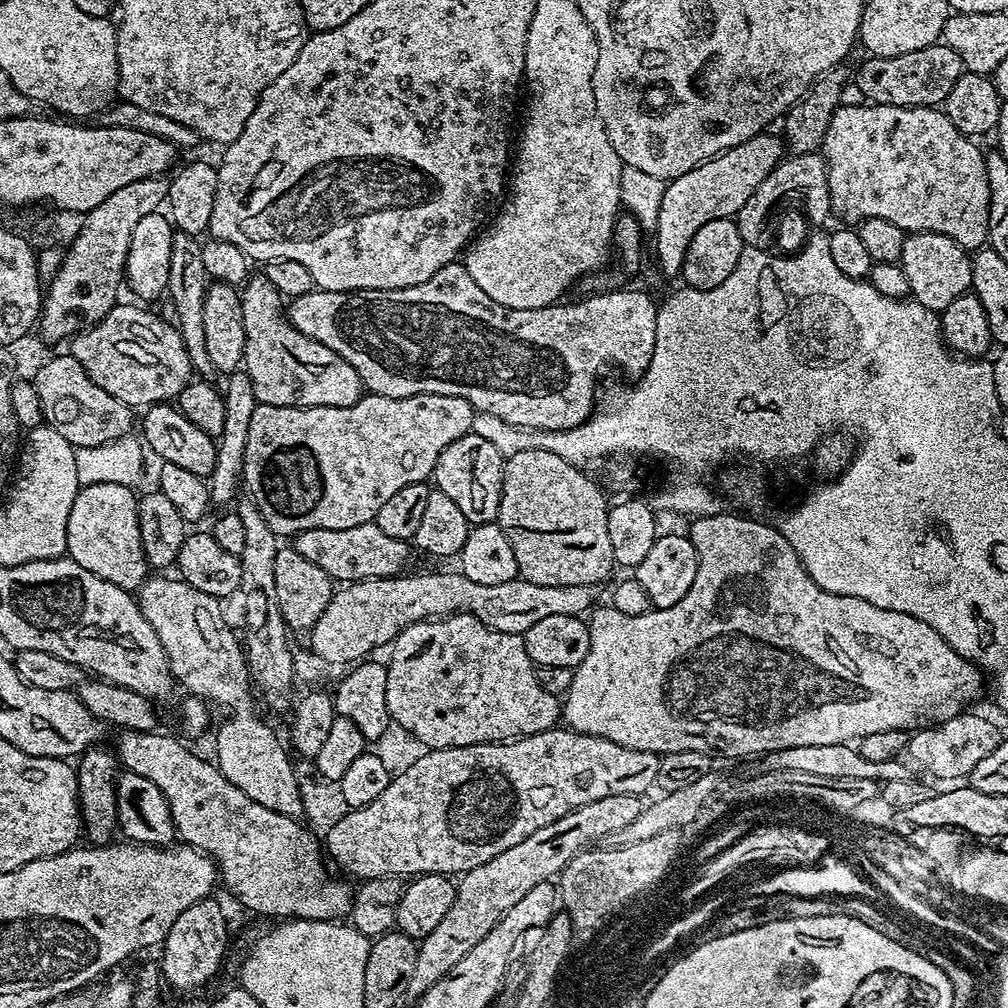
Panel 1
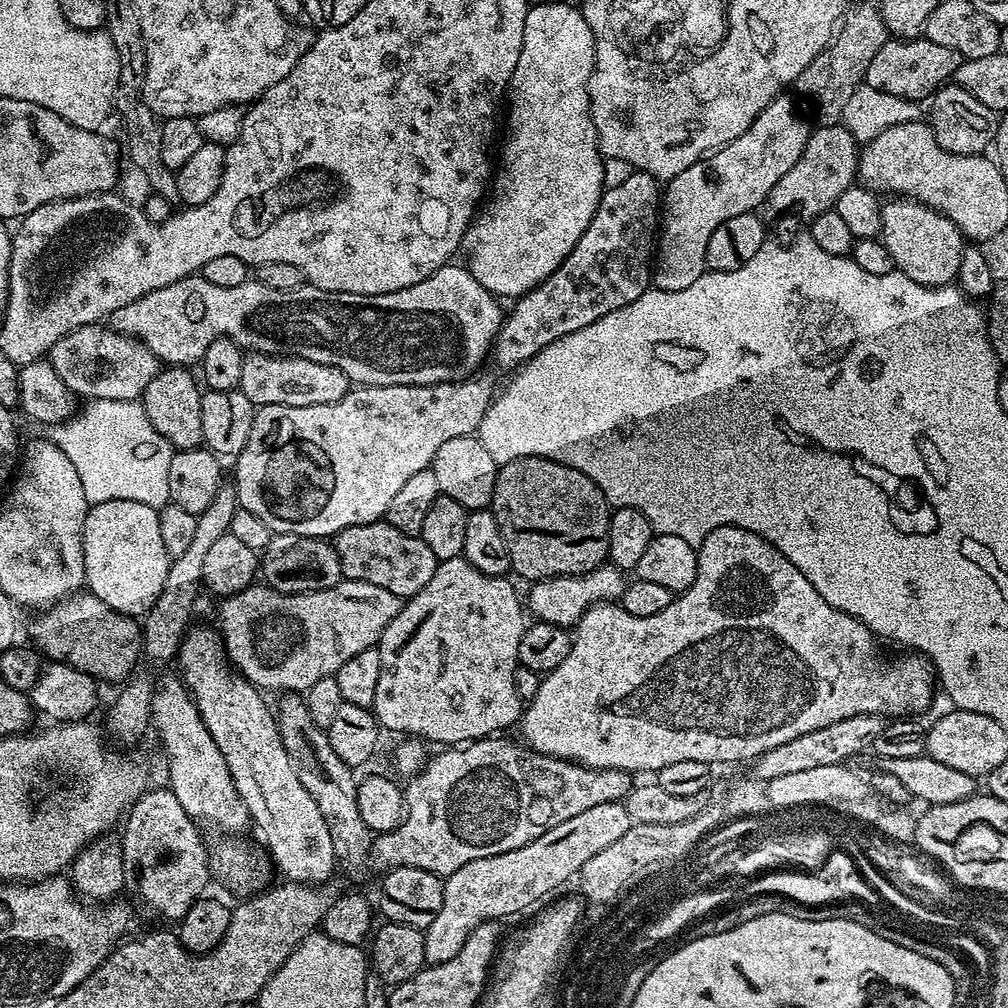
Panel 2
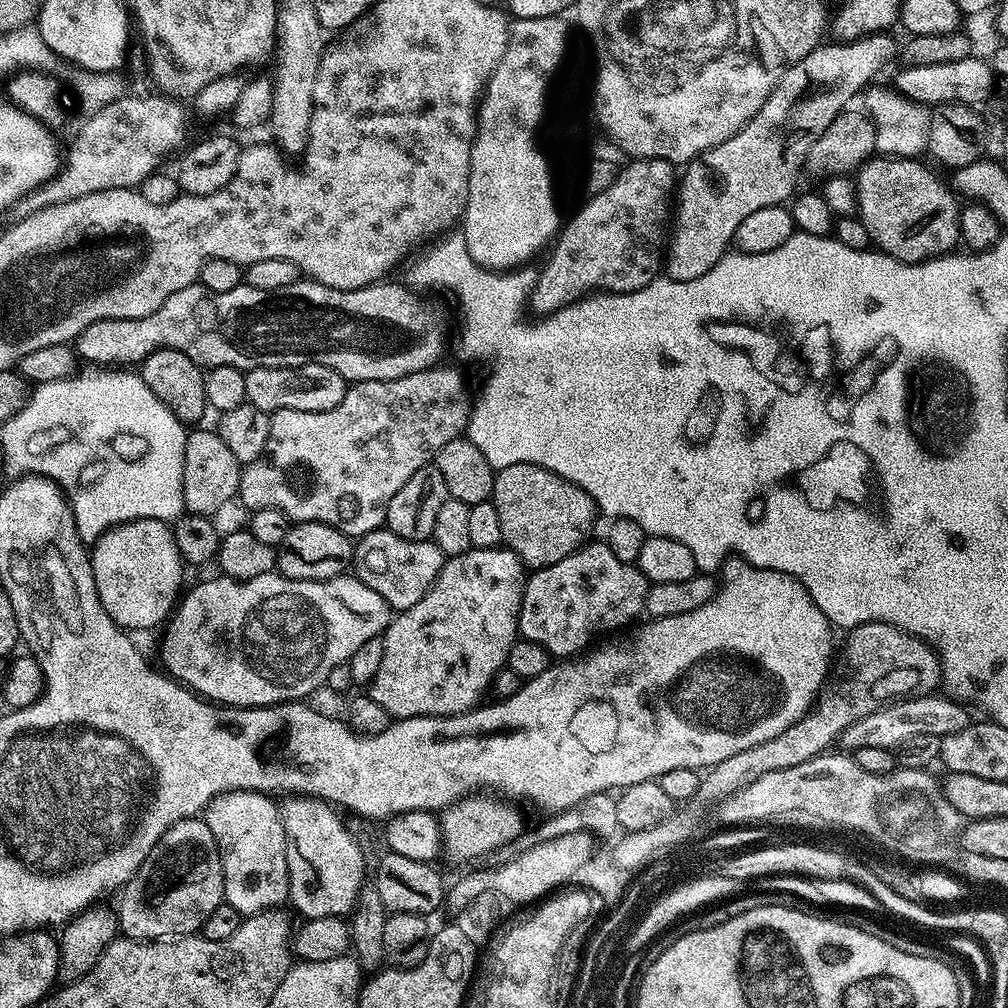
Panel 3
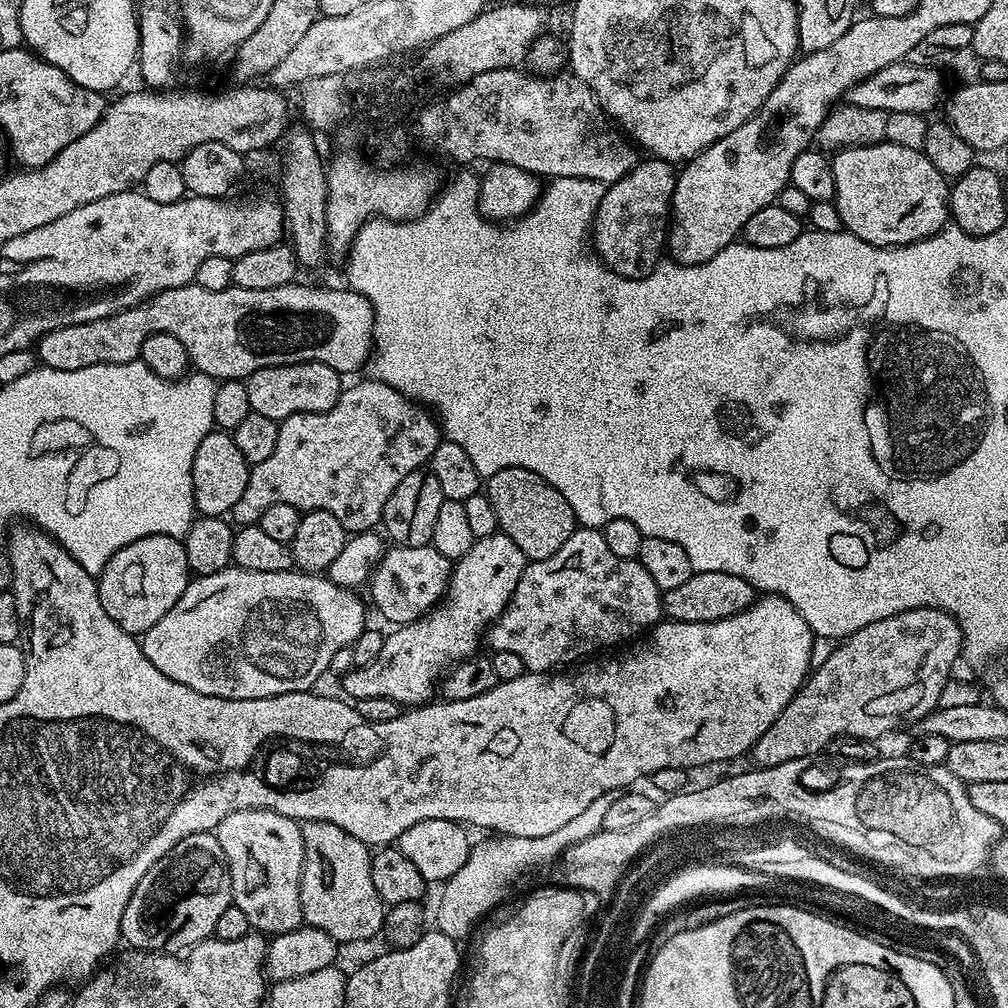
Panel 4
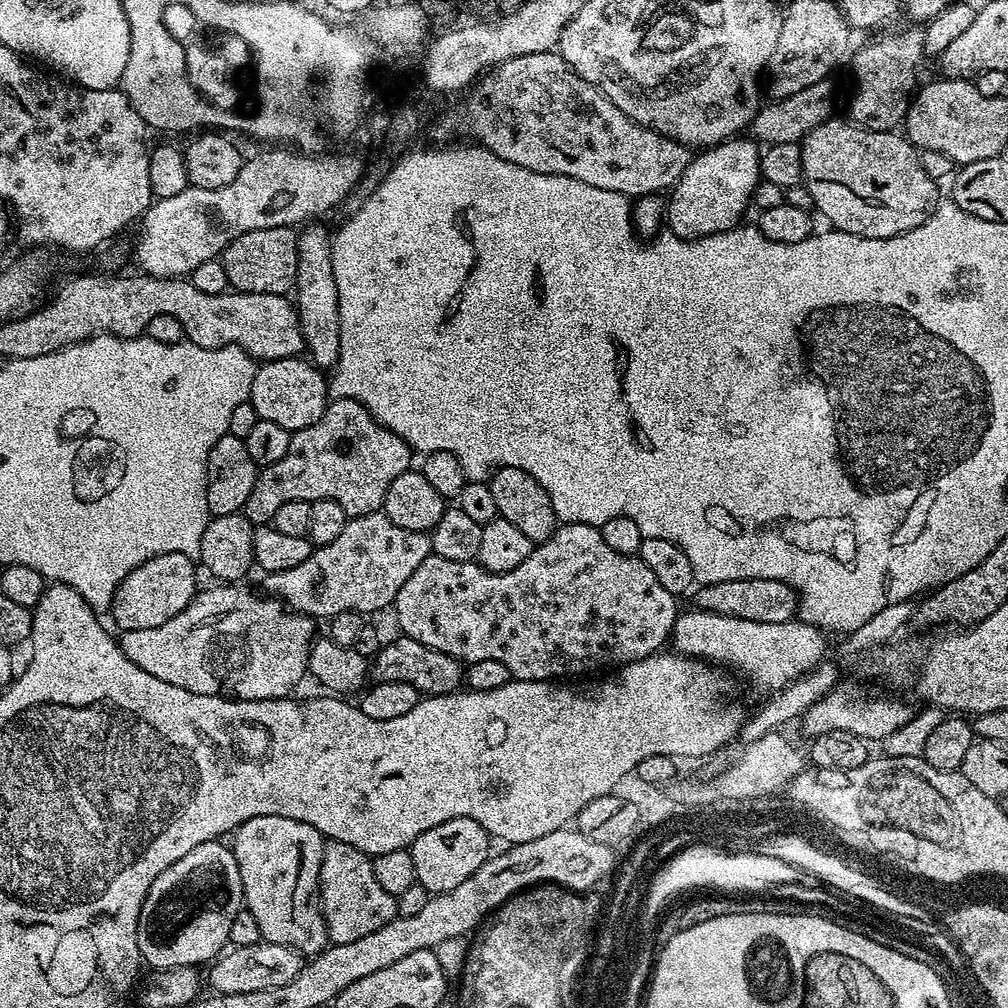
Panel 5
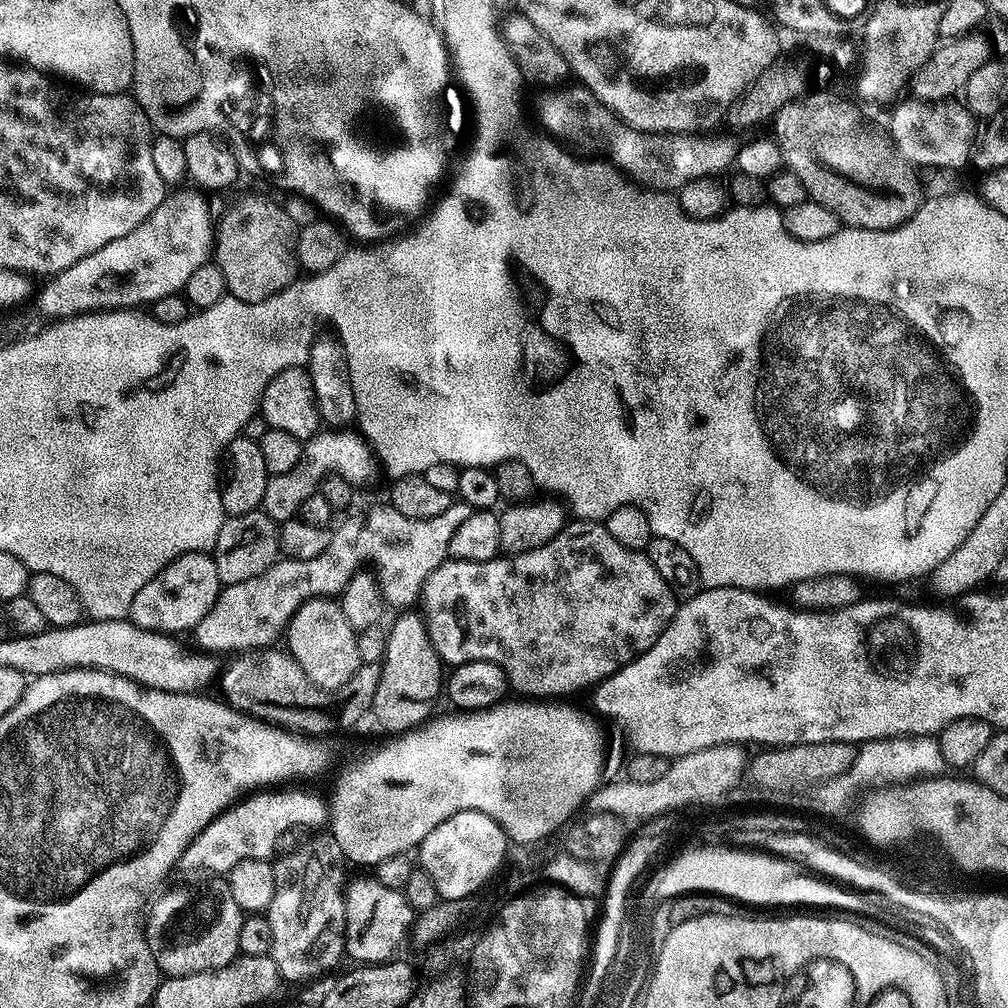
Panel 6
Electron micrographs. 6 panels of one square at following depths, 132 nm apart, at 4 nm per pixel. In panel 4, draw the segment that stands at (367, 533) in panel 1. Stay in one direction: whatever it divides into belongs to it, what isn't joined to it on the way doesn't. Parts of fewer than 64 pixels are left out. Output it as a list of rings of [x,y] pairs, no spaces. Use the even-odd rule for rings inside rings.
[[[430,546],[389,547],[370,577],[372,600],[392,626],[413,624],[444,599],[453,567],[453,561],[447,560]]]

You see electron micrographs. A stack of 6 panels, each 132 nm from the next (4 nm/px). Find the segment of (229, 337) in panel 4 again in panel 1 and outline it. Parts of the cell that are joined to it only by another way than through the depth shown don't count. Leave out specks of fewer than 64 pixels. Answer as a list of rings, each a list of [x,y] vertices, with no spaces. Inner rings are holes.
[[[453,262],[442,266],[442,270],[438,270],[438,274],[434,274],[434,278],[426,278],[426,282],[418,282],[418,286],[406,286],[394,290],[358,290],[357,292],[313,290],[295,297],[287,305],[286,315],[295,328],[302,330],[302,334],[306,334],[308,338],[314,338],[314,342],[322,342],[322,346],[330,346],[330,350],[334,350],[334,354],[346,358],[346,362],[350,362],[350,366],[354,366],[354,370],[358,370],[360,381],[364,383],[365,389],[369,393],[390,398],[410,398],[414,394],[442,394],[454,398],[466,398],[476,412],[494,414],[494,418],[502,418],[502,422],[506,422],[513,428],[565,432],[567,429],[564,426],[564,400],[560,400],[560,396],[564,396],[564,392],[560,392],[560,384],[564,384],[564,380],[568,380],[568,372],[572,372],[572,368],[568,368],[568,364],[576,364],[576,360],[572,360],[572,356],[580,356],[580,360],[588,360],[588,356],[592,356],[592,360],[596,360],[596,356],[600,356],[600,360],[604,360],[604,352],[612,352],[612,348],[616,348],[616,344],[624,344],[624,320],[616,320],[616,312],[612,312],[612,308],[608,308],[608,304],[612,304],[612,300],[624,300],[624,296],[609,296],[605,290],[585,295],[584,298],[588,304],[583,304],[581,299],[577,299],[572,304],[557,302],[534,310],[514,310],[494,302],[490,298],[490,294],[484,293],[478,287],[478,282],[474,282],[474,278],[470,278],[463,263]]]

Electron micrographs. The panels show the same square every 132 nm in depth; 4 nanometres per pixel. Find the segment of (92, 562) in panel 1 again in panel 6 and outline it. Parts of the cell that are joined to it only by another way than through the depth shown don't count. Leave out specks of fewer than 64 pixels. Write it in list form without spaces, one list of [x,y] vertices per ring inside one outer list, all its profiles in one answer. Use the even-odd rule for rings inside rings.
[[[184,552],[174,562],[170,562],[138,594],[130,606],[128,616],[146,632],[165,634],[191,633],[196,624],[205,618],[214,606],[222,585],[218,578],[218,566],[214,566],[211,555],[206,552]]]

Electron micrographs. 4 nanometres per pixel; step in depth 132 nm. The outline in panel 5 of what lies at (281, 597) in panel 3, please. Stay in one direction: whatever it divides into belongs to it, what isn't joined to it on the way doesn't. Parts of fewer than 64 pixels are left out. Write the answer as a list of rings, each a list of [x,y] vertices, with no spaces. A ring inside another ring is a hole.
[[[220,582],[216,588],[208,588],[197,591],[196,597],[186,606],[186,610],[182,610],[182,614],[178,614],[174,618],[170,618],[170,622],[162,622],[162,626],[150,626],[150,630],[130,630],[123,633],[119,637],[120,649],[126,654],[126,658],[130,658],[130,662],[134,662],[142,670],[146,670],[146,674],[154,674],[154,678],[162,678],[162,682],[170,682],[170,686],[182,686],[182,690],[190,690],[194,694],[206,694],[207,696],[222,696],[225,698],[235,698],[238,700],[278,700],[289,695],[288,692],[303,676],[308,672],[308,657],[312,653],[312,645],[314,637],[317,635],[317,621],[313,617],[304,615],[301,612],[293,611],[284,603],[283,600],[269,594],[261,594],[251,592],[248,588],[240,588],[236,582]]]

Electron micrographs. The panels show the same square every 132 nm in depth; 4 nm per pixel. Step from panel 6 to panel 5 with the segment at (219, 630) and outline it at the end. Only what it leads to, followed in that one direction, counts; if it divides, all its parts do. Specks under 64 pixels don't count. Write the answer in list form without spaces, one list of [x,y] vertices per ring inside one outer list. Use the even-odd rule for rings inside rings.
[[[383,511],[351,517],[346,526],[333,542],[315,547],[310,558],[291,570],[267,573],[263,588],[269,595],[284,601],[293,611],[318,620],[329,619],[340,613],[359,612],[363,616],[370,612],[380,612],[383,608],[391,609],[396,603],[398,590],[406,586],[406,578],[422,566],[427,556],[433,555],[432,537],[427,532],[402,530],[402,526],[394,526]]]

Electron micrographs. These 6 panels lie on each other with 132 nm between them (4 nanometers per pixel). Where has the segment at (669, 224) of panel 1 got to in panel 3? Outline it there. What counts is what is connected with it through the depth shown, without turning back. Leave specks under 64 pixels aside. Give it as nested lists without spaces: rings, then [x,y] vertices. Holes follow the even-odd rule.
[[[879,34],[863,36],[861,40],[850,43],[821,43],[810,54],[806,54],[806,58],[788,67],[758,110],[758,114],[750,118],[750,122],[741,132],[714,146],[703,156],[688,161],[678,180],[678,203],[674,208],[670,239],[666,244],[667,279],[693,280],[706,274],[729,251],[730,245],[735,241],[738,226],[742,226],[744,219],[754,214],[754,210],[762,210],[775,204],[783,205],[797,191],[796,179],[799,178],[800,172],[802,176],[802,169],[814,142],[818,142],[818,138],[826,134],[826,126],[834,122],[836,115],[845,111],[851,105],[848,103],[856,95],[859,97],[876,80],[875,76],[891,58],[896,44],[886,37],[888,36]]]

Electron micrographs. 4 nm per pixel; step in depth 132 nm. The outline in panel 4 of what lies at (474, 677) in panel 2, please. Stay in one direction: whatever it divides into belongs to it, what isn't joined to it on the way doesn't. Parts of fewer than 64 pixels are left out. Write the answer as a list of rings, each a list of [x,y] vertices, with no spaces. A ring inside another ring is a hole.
[[[498,530],[489,536],[479,537],[474,547],[461,560],[455,561],[444,599],[421,620],[416,620],[413,624],[401,624],[392,630],[392,633],[389,631],[385,635],[384,645],[378,658],[374,658],[370,666],[355,667],[344,675],[343,695],[352,702],[366,698],[390,698],[402,706],[429,703],[437,695],[442,674],[447,673],[461,660],[477,655],[479,648],[476,647],[482,644],[482,637],[487,633],[492,621],[497,620],[504,613],[504,608],[510,602],[524,573],[525,563],[522,550],[518,550],[518,546],[514,546],[514,542],[510,542],[510,538],[504,532]]]

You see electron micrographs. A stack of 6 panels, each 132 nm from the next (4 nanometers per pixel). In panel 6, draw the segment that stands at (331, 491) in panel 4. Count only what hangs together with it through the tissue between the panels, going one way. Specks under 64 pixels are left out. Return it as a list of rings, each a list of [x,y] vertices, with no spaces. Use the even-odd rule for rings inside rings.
[[[321,430],[304,444],[304,453],[294,470],[286,470],[286,474],[269,476],[262,510],[270,519],[283,522],[293,519],[299,513],[302,502],[310,498],[320,486],[325,476],[340,476],[353,486],[364,484],[378,472],[378,461],[372,451],[371,444],[359,431],[353,430]]]

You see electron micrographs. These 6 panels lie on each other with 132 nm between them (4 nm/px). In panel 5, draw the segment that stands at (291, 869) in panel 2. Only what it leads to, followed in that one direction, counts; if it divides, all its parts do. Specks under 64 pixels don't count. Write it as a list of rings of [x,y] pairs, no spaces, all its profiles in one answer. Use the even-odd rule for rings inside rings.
[[[328,840],[320,871],[320,912],[326,922],[328,939],[333,944],[354,942],[396,918],[396,897],[386,894],[374,878],[369,856],[346,842]]]

